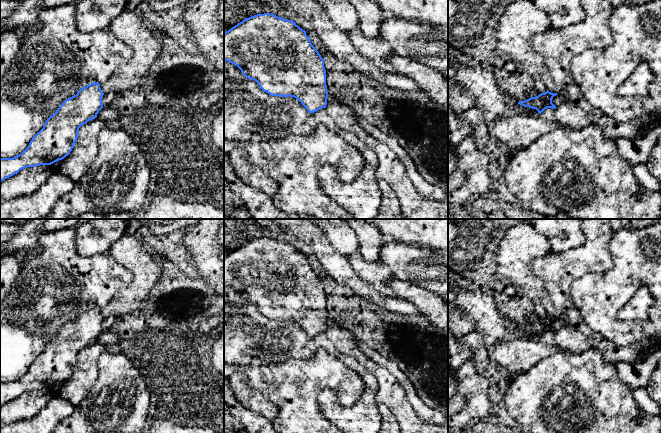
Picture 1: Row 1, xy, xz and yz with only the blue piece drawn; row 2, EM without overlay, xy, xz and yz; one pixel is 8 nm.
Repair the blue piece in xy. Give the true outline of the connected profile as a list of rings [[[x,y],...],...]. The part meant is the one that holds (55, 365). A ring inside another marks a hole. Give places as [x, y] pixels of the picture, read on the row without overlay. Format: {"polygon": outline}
{"polygon": [[[97,306],[66,323],[32,362],[28,371],[13,382],[0,382],[0,406],[27,391],[51,389],[72,375],[79,352],[95,343],[103,332],[104,317]]]}

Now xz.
{"polygon": [[[264,237],[244,243],[224,256],[224,285],[237,290],[271,320],[294,321],[309,337],[327,329],[324,284],[312,269],[306,255],[292,244]]]}

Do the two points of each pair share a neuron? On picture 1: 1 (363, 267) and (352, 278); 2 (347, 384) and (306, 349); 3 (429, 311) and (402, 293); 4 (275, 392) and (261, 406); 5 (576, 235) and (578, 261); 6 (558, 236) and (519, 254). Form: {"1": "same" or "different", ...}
{"1": "different", "2": "different", "3": "same", "4": "different", "5": "different", "6": "different"}

